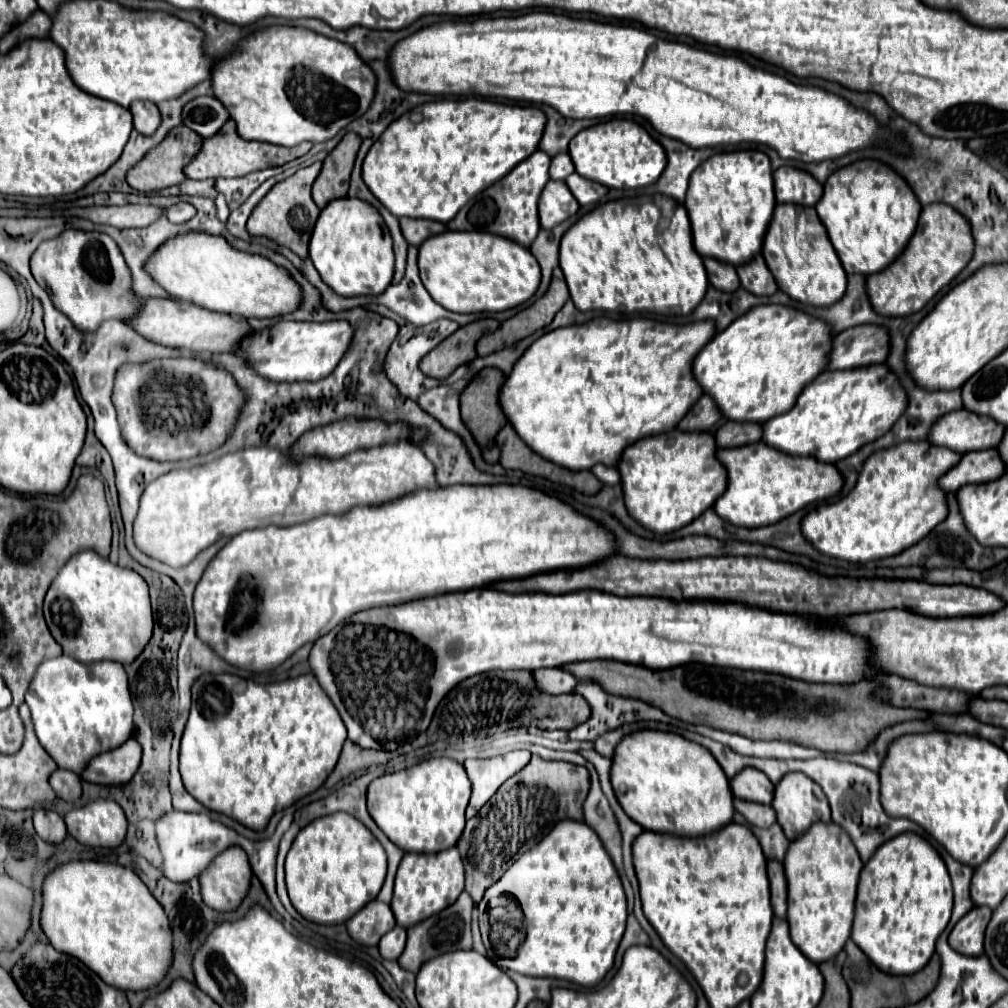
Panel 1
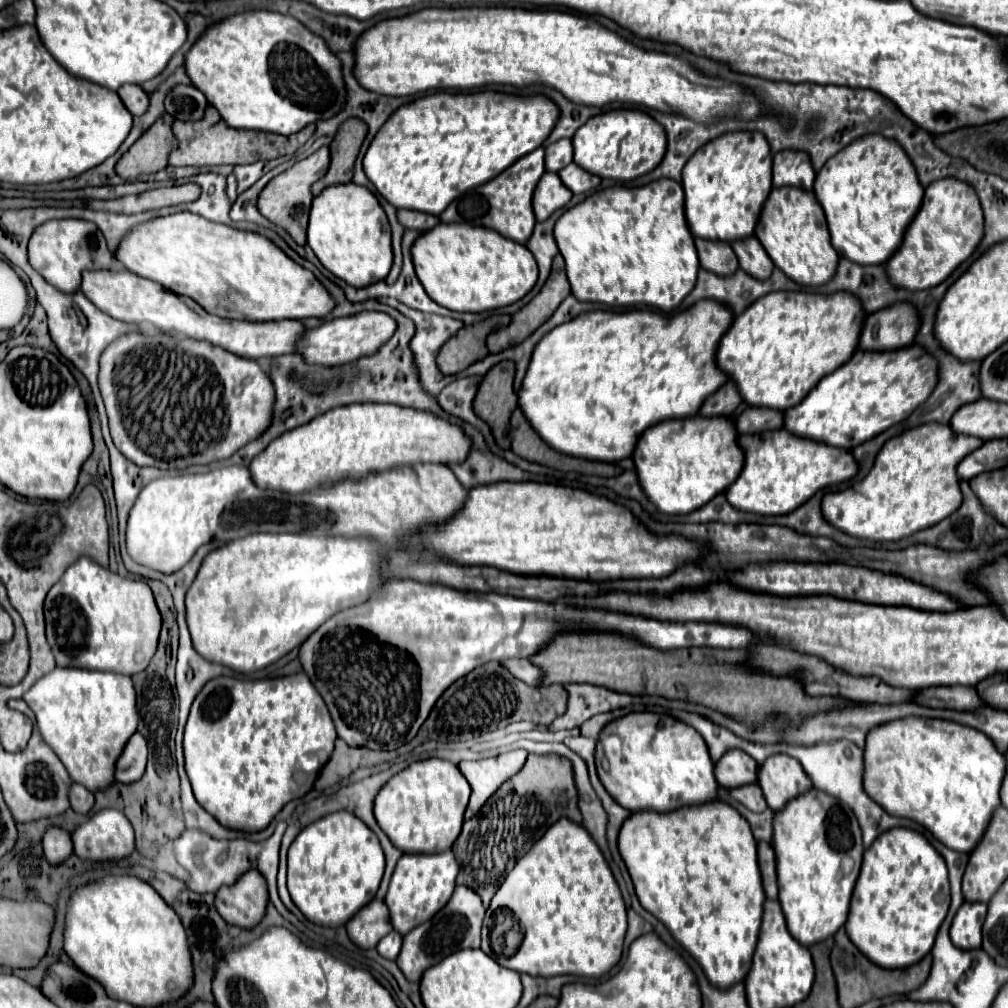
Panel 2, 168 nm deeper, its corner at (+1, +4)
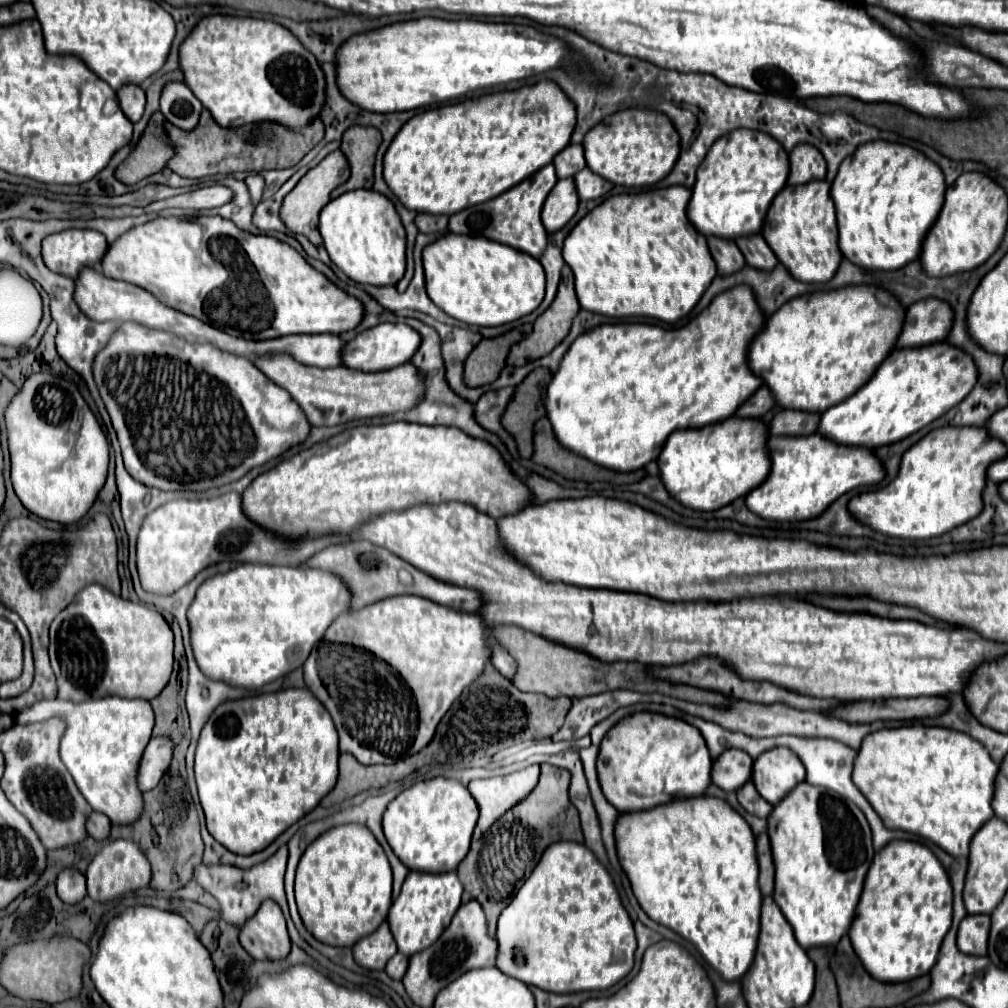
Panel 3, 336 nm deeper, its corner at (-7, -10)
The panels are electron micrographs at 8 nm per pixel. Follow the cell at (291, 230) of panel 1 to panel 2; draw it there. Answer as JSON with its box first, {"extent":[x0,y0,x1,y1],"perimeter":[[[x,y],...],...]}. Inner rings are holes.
{"extent":[258,147,330,245],"perimeter":[[[328,147],[318,149],[316,153],[312,153],[310,157],[298,161],[294,167],[290,167],[288,171],[276,175],[260,193],[258,197],[258,211],[272,221],[274,225],[282,227],[298,245],[306,245],[306,225],[308,225],[308,215],[310,215],[310,205],[312,205],[312,193],[310,193],[310,185],[314,181],[318,181],[320,177],[324,177],[324,173],[328,171],[328,163],[330,163],[330,153]]]}

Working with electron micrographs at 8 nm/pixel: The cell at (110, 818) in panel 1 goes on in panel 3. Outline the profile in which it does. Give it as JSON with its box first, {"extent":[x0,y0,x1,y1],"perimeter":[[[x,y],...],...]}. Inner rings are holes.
{"extent":[86,839,152,903],"perimeter":[[[120,839],[120,841],[104,845],[102,851],[98,851],[98,855],[92,859],[92,863],[86,871],[88,897],[96,903],[112,901],[124,893],[138,891],[138,889],[150,885],[150,879],[152,879],[152,871],[150,871],[148,859],[144,859],[144,853],[136,847],[136,843]]]}

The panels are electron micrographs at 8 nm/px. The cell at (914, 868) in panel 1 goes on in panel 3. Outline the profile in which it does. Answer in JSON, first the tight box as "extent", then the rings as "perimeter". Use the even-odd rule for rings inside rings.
{"extent":[848,841,952,983],"perimeter":[[[892,841],[872,859],[848,935],[856,955],[874,979],[900,983],[932,969],[950,923],[952,887],[940,861],[924,845]]]}

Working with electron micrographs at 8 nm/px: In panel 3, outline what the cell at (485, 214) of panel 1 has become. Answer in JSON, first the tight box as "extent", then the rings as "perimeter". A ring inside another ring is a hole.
{"extent":[448,163,558,259],"perimeter":[[[550,163],[542,167],[540,171],[536,171],[536,175],[524,179],[524,183],[518,183],[516,187],[506,191],[504,195],[498,195],[496,199],[490,199],[488,203],[480,203],[476,207],[458,211],[456,215],[450,217],[448,229],[452,233],[462,233],[462,235],[482,235],[486,239],[510,245],[538,259],[544,253],[544,247],[548,243],[548,231],[542,225],[540,211],[548,193],[556,185],[556,181],[558,177],[554,173],[554,165]]]}

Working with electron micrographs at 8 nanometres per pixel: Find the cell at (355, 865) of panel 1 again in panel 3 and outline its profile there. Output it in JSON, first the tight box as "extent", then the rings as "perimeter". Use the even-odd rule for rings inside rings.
{"extent":[296,823,392,947],"perimeter":[[[358,823],[338,825],[310,843],[296,869],[296,903],[304,927],[326,945],[352,947],[364,935],[376,931],[376,927],[380,927],[380,923],[386,919],[392,905],[392,869],[384,855],[384,849],[372,831]]]}

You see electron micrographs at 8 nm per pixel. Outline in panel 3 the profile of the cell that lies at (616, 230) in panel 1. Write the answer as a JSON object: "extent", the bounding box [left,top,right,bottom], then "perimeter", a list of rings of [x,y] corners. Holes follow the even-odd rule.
{"extent":[564,185,716,323],"perimeter":[[[684,185],[612,195],[566,237],[564,259],[578,279],[582,309],[608,317],[654,317],[674,323],[688,315],[716,277],[706,237],[686,217],[692,191]]]}

